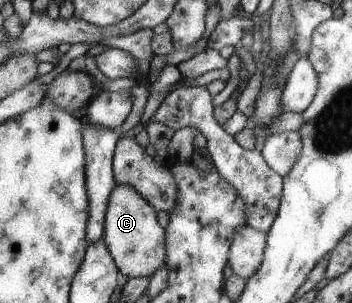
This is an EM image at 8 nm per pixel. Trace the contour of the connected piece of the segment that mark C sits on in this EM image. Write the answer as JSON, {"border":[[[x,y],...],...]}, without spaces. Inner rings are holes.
{"border":[[[116,184],[107,202],[102,240],[116,268],[128,278],[150,277],[164,265],[164,229],[155,220],[156,211],[131,186]]]}

